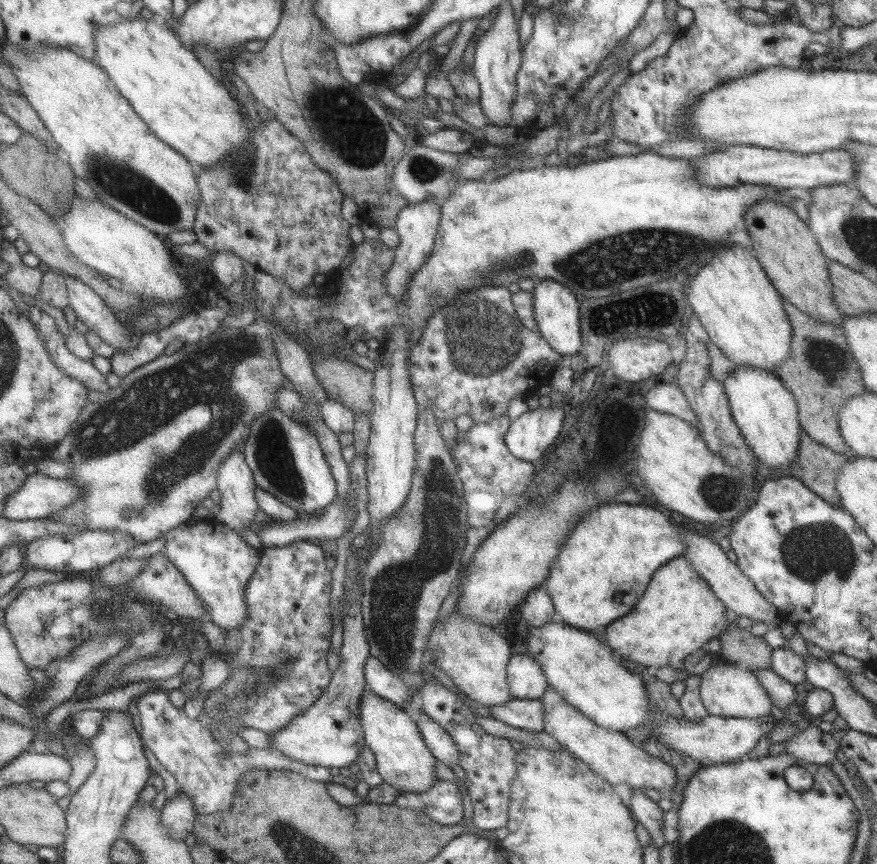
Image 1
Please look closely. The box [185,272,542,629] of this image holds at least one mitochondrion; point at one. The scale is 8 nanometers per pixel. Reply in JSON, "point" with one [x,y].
{"point":[481,341]}

